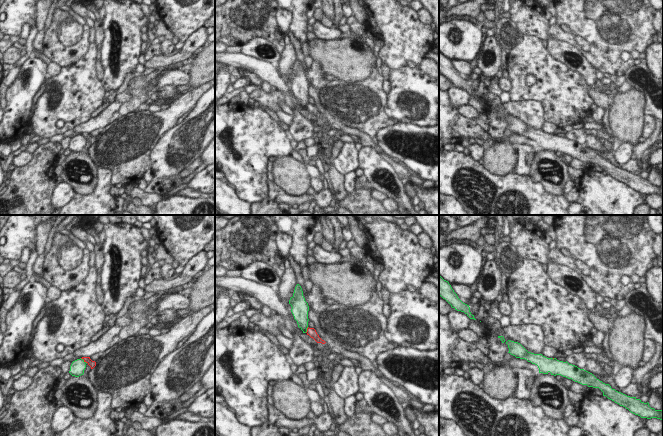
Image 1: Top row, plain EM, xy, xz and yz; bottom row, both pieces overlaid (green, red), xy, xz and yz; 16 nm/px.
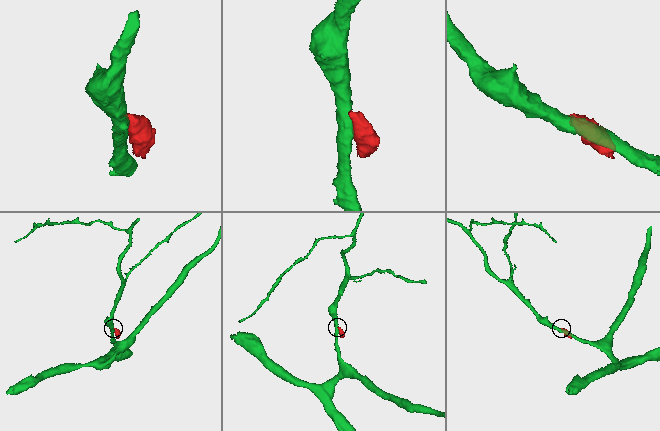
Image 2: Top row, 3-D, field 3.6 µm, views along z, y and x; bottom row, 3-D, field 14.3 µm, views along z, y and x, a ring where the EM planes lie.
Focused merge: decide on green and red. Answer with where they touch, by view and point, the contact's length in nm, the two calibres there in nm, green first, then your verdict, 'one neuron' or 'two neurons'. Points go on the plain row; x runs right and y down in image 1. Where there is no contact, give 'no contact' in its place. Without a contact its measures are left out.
meets green in xy at (83, 136); contact 140 nm long; 240 nm thick on the green side, 120 nm on the other; two neurons

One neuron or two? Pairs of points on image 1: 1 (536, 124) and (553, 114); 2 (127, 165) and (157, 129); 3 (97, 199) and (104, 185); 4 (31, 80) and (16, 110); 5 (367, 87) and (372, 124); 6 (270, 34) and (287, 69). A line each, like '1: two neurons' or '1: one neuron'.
1: two neurons
2: one neuron
3: one neuron
4: one neuron
5: one neuron
6: two neurons

